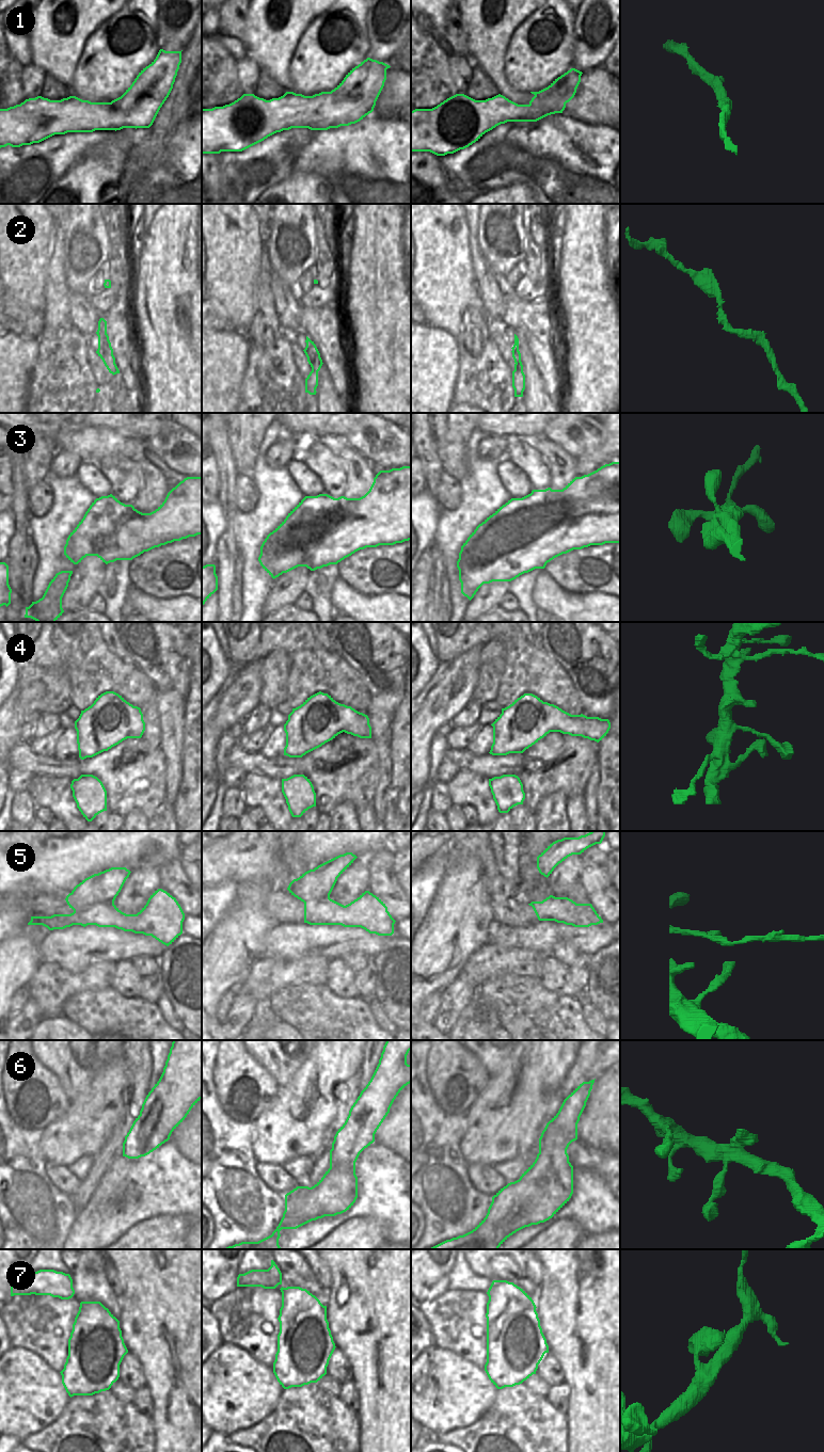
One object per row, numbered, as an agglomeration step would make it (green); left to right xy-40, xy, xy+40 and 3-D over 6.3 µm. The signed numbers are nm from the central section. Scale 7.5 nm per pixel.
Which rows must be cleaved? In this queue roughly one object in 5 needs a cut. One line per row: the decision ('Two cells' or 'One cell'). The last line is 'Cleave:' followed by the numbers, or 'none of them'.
1: One cell
2: One cell
3: One cell
4: One cell
5: Two cells
6: One cell
7: One cell
Cleave: 5

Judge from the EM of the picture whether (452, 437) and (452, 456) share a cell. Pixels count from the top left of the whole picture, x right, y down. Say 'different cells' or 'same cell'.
same cell

